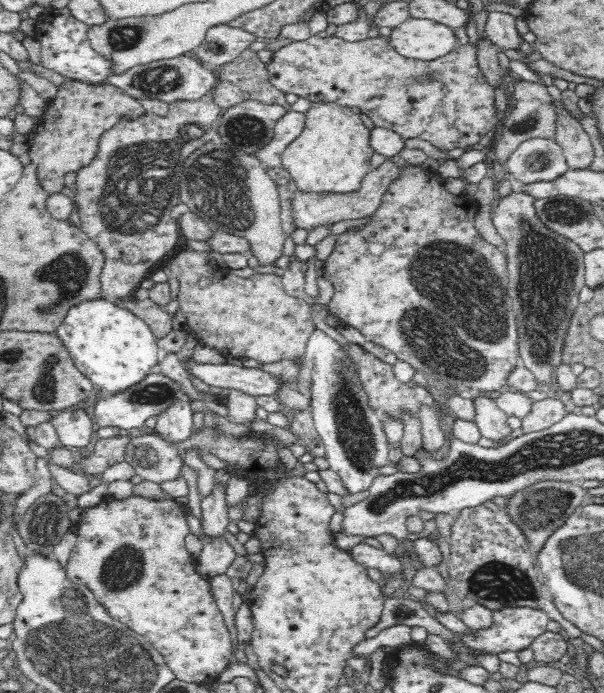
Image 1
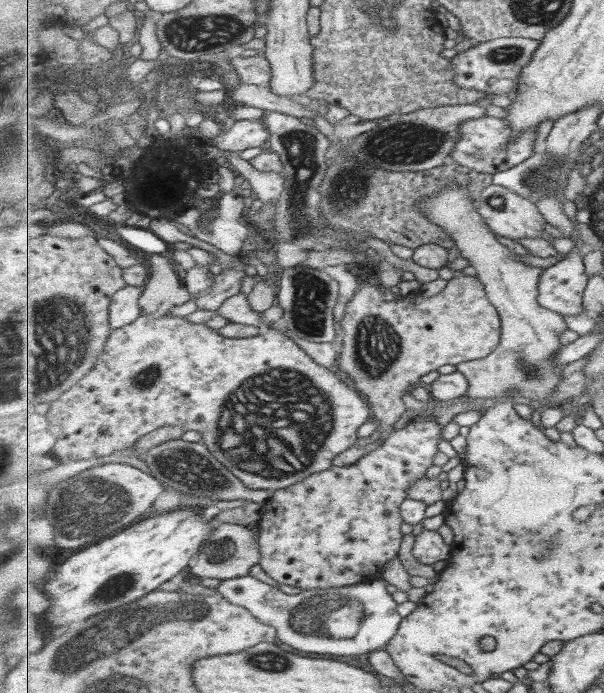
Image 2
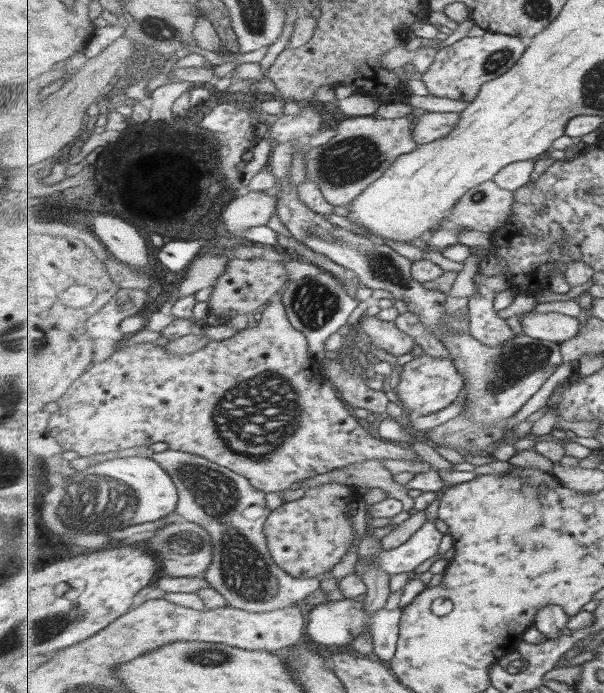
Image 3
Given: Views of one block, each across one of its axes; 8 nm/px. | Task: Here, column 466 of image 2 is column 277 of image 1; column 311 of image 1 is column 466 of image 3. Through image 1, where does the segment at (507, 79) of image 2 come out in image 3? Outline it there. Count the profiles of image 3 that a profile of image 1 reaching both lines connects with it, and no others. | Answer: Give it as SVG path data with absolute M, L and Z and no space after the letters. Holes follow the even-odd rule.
M487 33L483 36L465 36L438 50L435 62L423 73L422 81L428 96L447 97L467 102L475 100L481 88L489 81L508 73L528 49L528 40L508 34Z

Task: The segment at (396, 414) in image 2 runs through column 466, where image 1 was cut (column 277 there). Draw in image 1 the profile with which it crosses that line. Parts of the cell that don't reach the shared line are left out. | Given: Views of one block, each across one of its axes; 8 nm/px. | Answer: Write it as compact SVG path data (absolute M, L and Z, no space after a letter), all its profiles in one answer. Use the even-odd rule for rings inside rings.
M188 248L178 252L167 263L167 266L170 267L168 278L176 277L178 279L179 292L176 300L180 312L186 317L184 331L194 334L201 344L212 347L227 357L248 358L262 365L275 364L288 358L296 362L303 360L308 340L315 330L310 315L311 303L290 296L282 284L281 276L256 272L249 278L238 277L237 269L210 266L208 254L209 252Z

